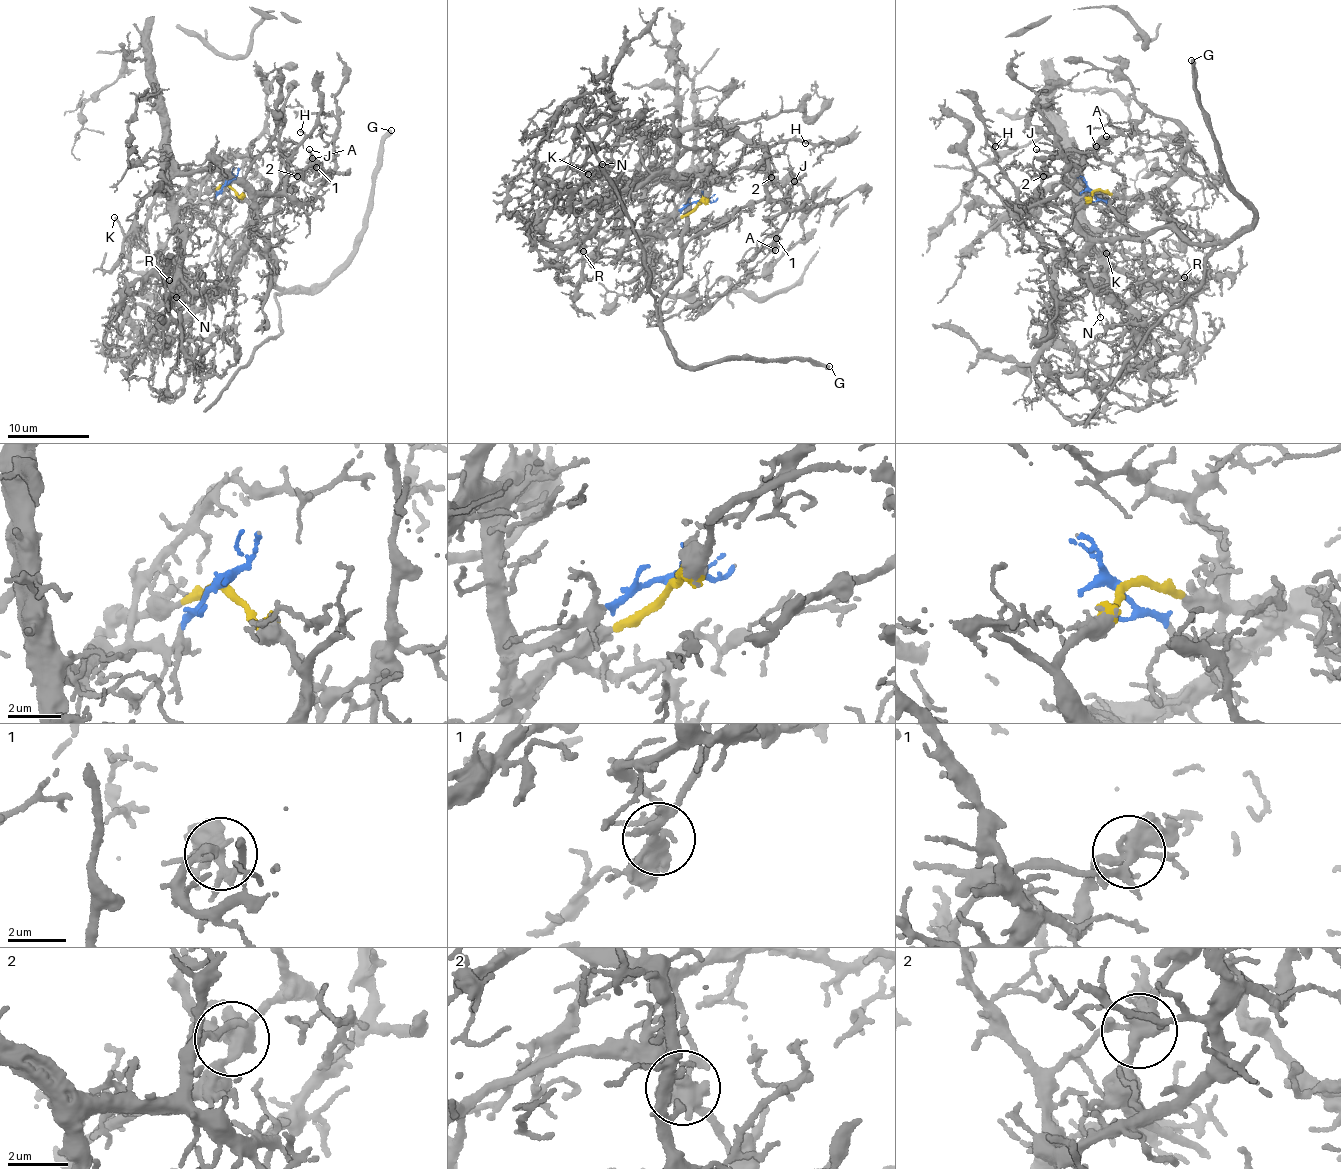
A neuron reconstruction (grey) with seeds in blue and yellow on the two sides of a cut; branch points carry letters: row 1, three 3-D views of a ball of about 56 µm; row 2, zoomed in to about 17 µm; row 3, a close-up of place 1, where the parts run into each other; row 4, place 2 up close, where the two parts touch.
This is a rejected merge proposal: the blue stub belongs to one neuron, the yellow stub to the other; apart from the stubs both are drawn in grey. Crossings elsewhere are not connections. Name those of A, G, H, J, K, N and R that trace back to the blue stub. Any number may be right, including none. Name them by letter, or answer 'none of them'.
H, K, N, R

